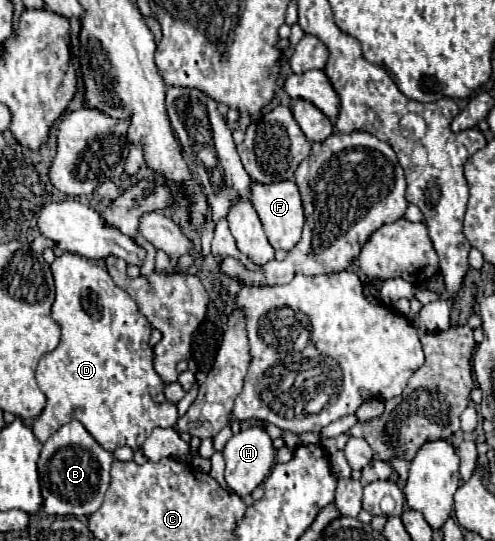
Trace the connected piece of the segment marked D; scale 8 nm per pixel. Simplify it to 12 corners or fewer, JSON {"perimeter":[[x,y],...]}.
{"perimeter":[[51,263],[61,327],[41,357],[45,443],[77,419],[101,447],[173,427],[151,325],[105,267]]}

